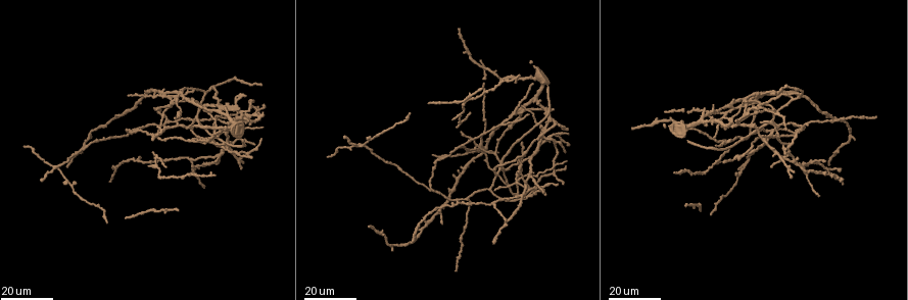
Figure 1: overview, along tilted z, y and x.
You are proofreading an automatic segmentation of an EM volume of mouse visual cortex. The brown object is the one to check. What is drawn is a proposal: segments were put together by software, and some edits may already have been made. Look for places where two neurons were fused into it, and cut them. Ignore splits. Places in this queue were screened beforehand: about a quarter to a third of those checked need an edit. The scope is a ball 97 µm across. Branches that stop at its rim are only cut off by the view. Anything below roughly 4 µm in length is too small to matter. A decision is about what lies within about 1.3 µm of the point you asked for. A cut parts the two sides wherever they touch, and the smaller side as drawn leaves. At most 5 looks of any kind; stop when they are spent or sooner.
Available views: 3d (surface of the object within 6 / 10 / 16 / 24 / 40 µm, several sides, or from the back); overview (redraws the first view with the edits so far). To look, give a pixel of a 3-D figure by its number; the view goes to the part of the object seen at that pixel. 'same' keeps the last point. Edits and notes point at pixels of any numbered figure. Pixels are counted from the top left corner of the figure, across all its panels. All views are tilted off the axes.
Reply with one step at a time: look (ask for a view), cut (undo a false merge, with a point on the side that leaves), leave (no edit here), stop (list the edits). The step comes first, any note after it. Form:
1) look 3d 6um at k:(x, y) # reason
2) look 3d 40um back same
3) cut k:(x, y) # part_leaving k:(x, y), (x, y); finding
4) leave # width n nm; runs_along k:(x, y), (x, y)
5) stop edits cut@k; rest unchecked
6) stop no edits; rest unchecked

look 3d 24um at 1:(57, 167) # a fork

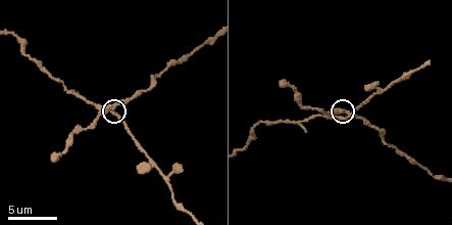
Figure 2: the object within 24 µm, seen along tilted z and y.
look 3d 6um at 2:(339, 119)

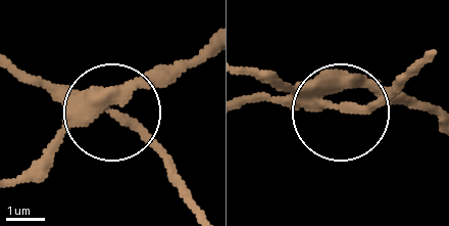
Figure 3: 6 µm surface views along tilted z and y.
cut 3:(132, 119) # side_arm 17 um; part_leaving 3:(83, 98), (148, 147), (190, 209); two neurons meet here

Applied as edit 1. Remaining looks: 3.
look overview

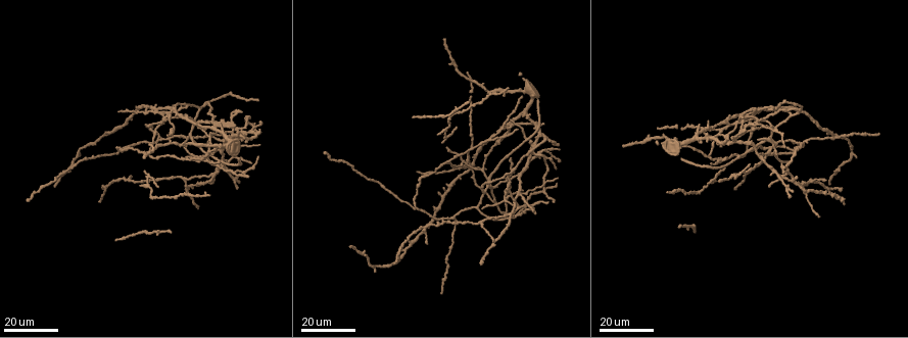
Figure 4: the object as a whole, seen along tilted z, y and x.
look 3d 16um at 4:(792, 149) # side arm on a straight run

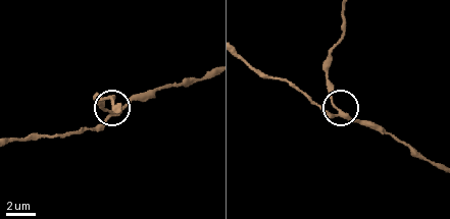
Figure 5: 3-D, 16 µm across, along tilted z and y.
look 3d 6um at 5:(337, 115)

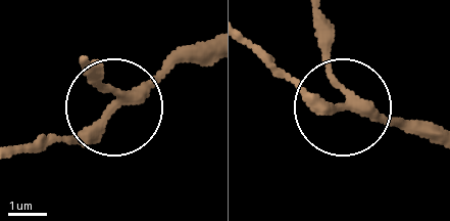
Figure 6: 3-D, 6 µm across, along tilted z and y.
leave # side_arm 50 um; runs_along 6:(209, 49), (141, 81), (82, 131), (46, 143); continuous, no second neuron

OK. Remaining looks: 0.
stop edits cut@3; rest unchecked

